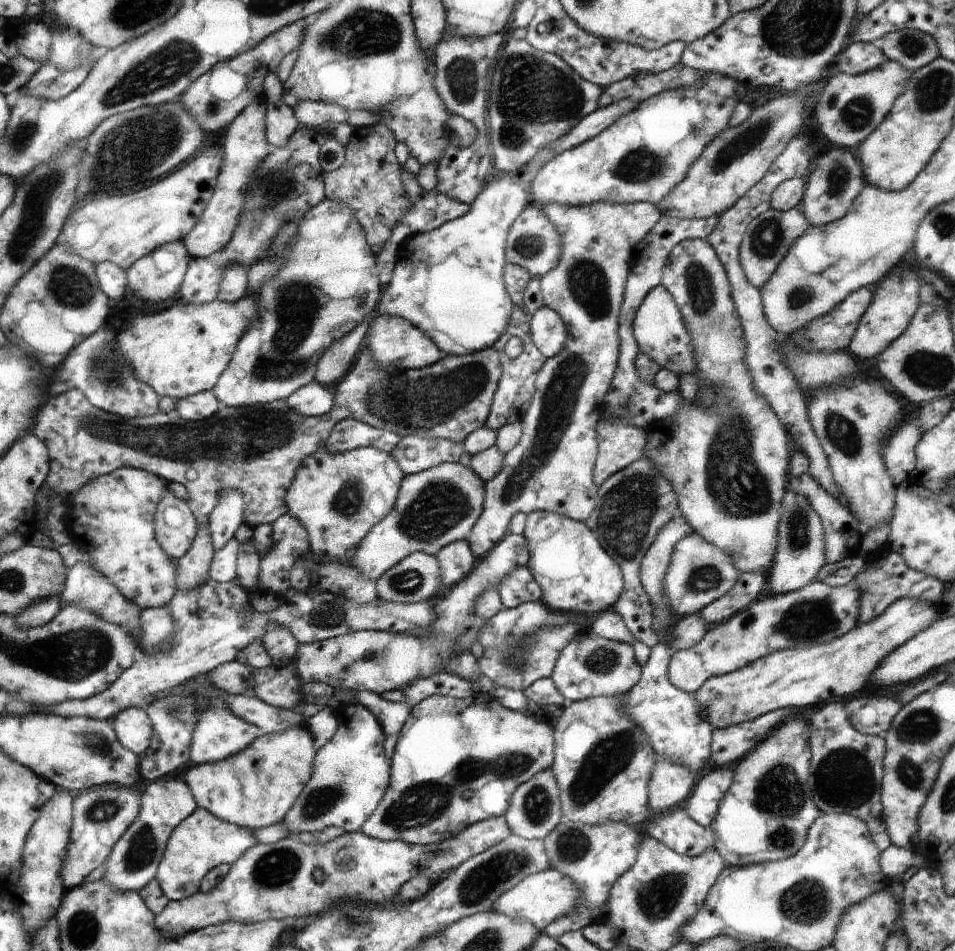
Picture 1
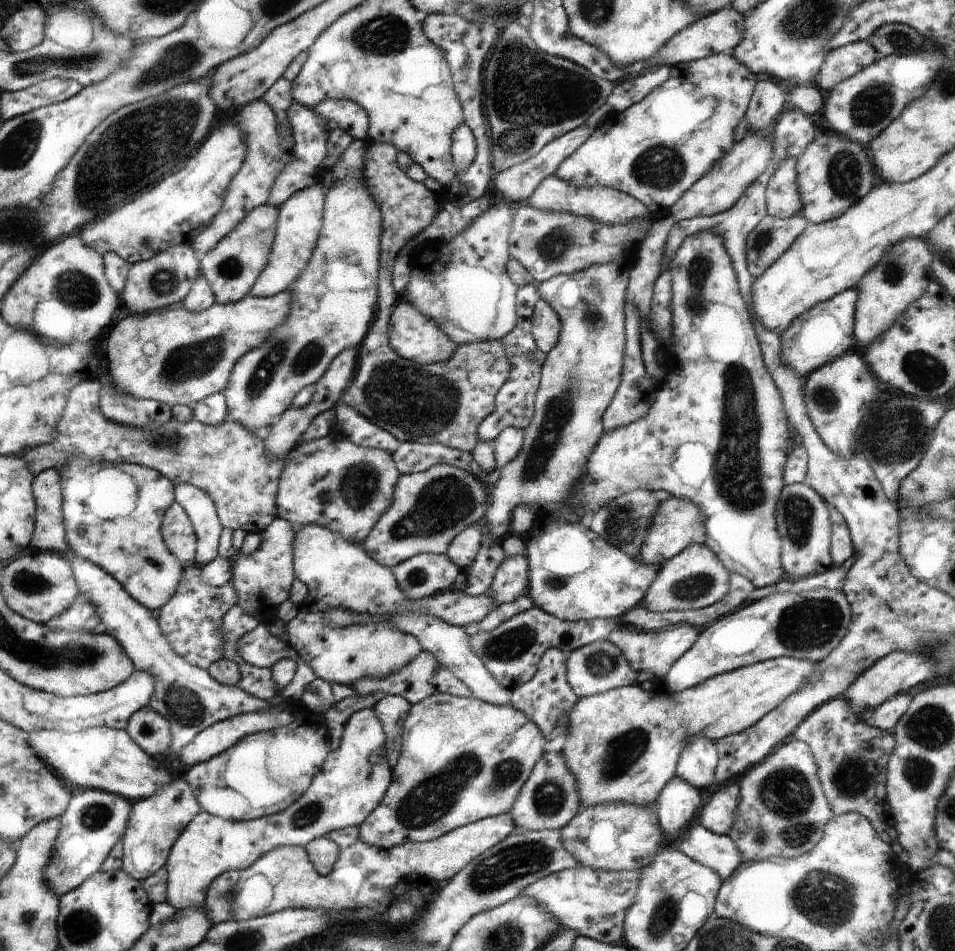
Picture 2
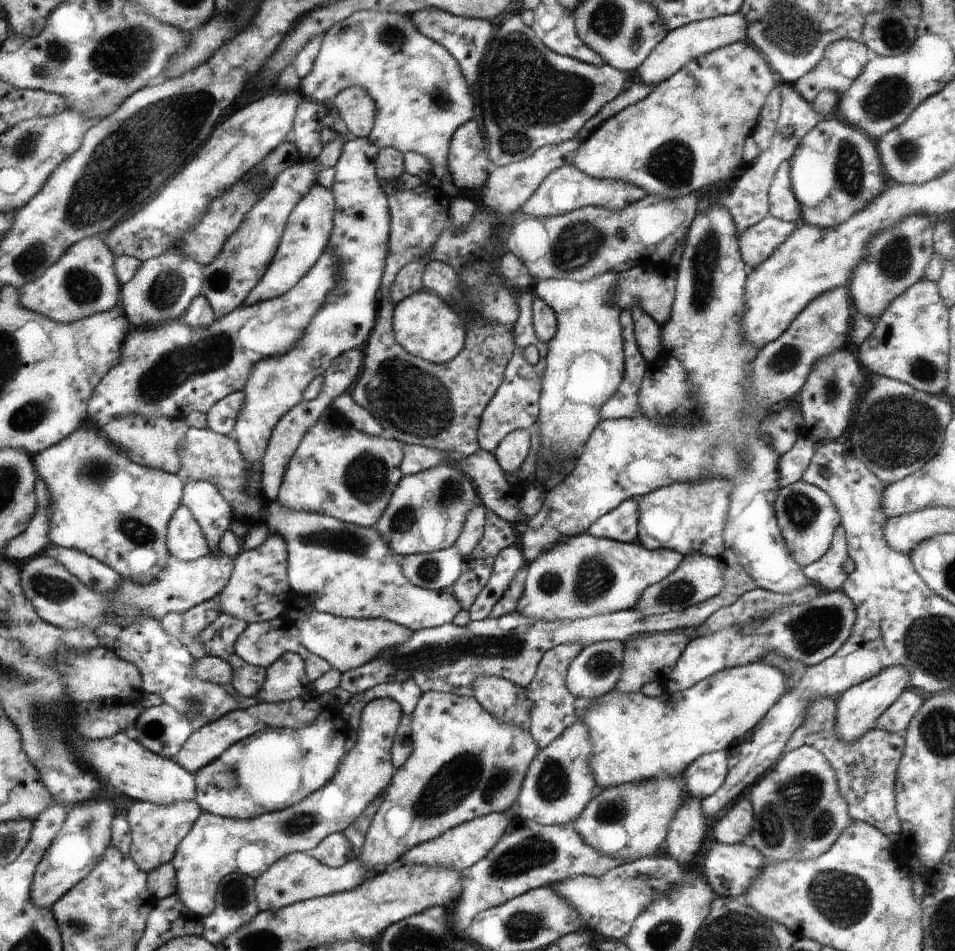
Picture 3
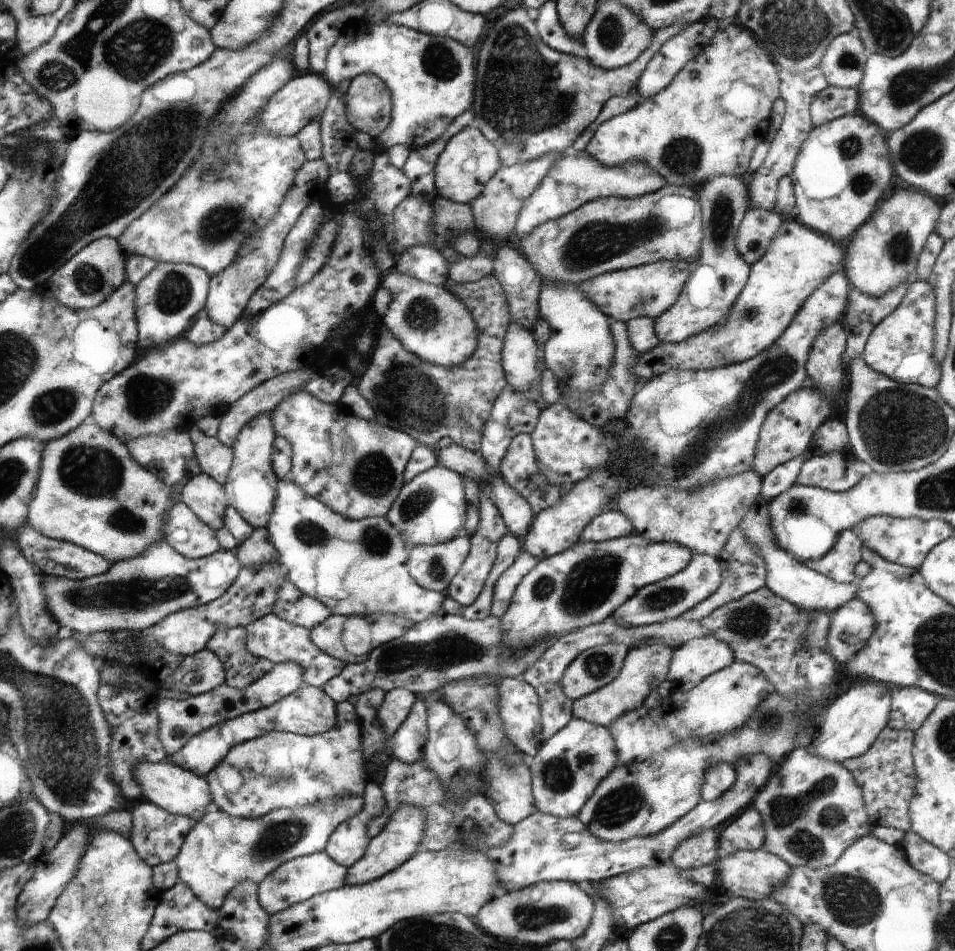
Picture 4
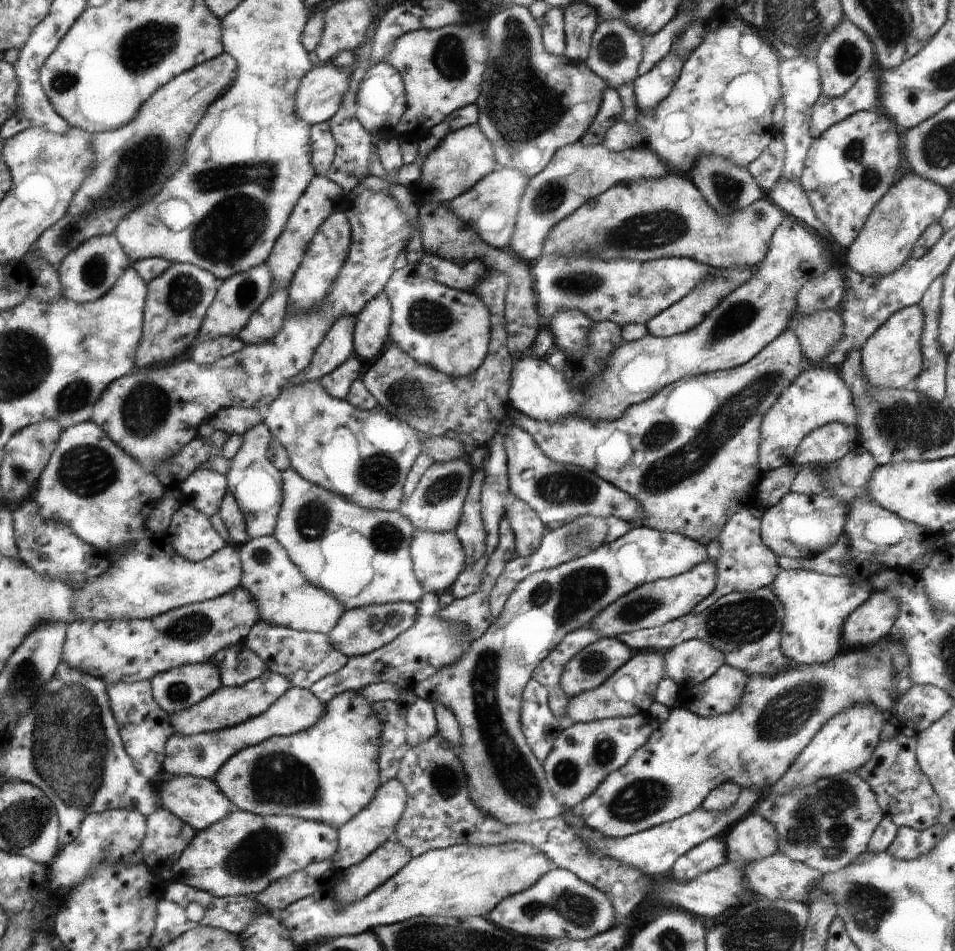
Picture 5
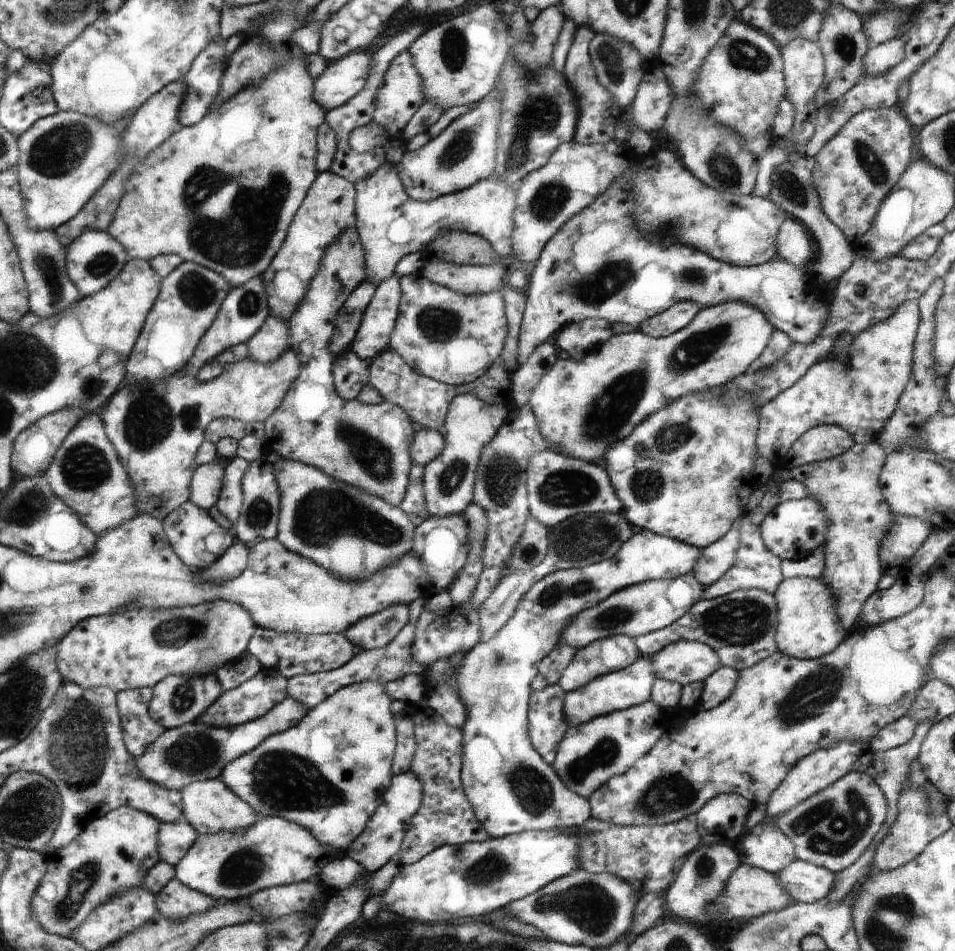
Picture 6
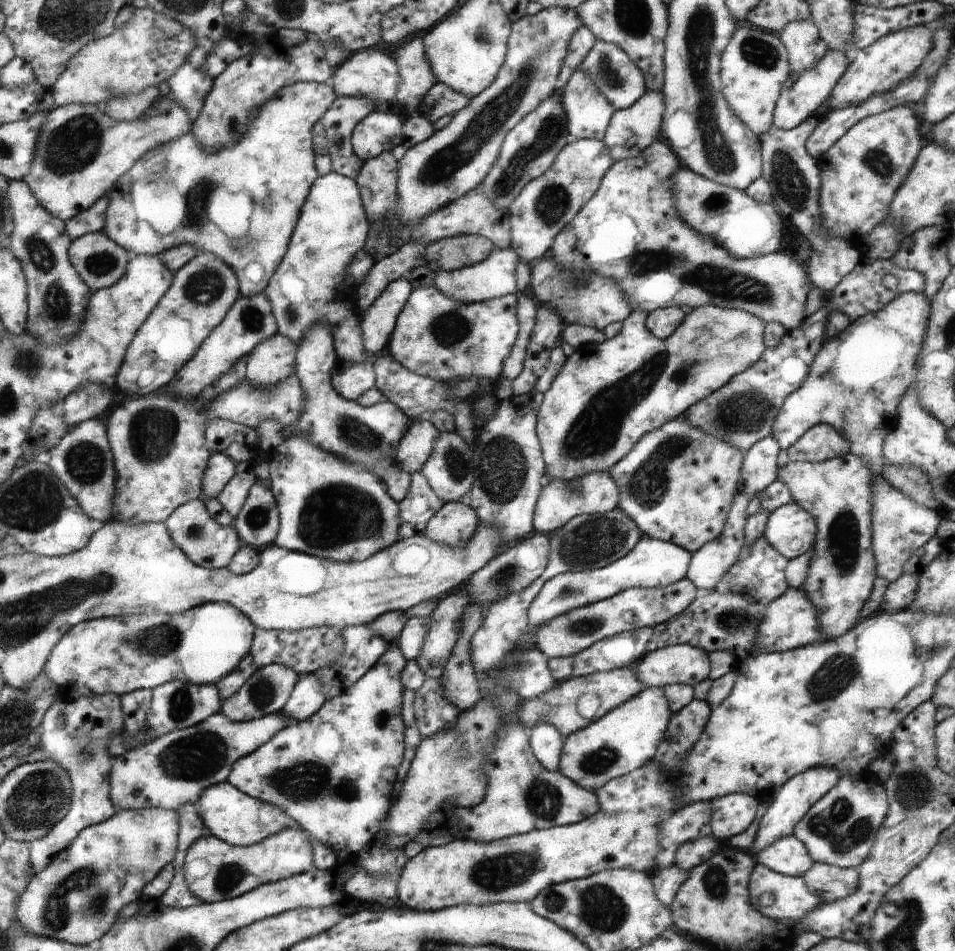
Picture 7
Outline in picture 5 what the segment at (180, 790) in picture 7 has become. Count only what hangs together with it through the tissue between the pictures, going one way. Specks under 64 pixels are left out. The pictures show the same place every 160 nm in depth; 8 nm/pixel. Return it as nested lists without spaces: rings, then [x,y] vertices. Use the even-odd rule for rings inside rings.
[[[292,687],[277,699],[265,713],[258,717],[251,718],[241,725],[228,727],[216,732],[200,733],[197,735],[183,735],[173,733],[165,744],[165,757],[162,763],[162,770],[169,776],[192,775],[204,779],[212,779],[221,770],[221,766],[232,756],[242,750],[269,738],[288,736],[294,733],[301,733],[316,725],[325,714],[325,703],[321,701],[310,689]]]

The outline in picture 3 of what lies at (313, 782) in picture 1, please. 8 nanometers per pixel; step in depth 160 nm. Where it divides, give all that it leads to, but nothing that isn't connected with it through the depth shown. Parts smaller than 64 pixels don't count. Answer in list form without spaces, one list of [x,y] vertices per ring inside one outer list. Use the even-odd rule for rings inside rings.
[[[393,698],[370,701],[361,712],[357,740],[343,756],[334,778],[304,801],[286,810],[261,814],[245,821],[201,813],[194,834],[182,842],[178,858],[174,858],[179,899],[200,918],[215,909],[216,894],[230,873],[242,873],[257,879],[282,857],[290,853],[308,852],[320,845],[329,834],[346,830],[370,802],[384,792],[397,769],[393,765],[392,746],[404,712]]]

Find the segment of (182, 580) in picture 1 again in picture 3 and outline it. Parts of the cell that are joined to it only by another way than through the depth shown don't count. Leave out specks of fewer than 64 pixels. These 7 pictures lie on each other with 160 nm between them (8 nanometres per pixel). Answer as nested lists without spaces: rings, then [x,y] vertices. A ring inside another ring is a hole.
[[[198,479],[185,484],[184,504],[192,511],[193,517],[197,519],[203,533],[206,534],[207,541],[210,542],[211,552],[218,552],[221,538],[229,531],[229,526],[234,521],[230,502],[226,500],[218,487],[214,486],[214,483]]]

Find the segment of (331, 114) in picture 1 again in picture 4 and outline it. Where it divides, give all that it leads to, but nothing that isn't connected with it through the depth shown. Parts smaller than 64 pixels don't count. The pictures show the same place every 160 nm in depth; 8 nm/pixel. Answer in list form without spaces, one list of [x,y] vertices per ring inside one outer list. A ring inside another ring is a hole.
[[[372,74],[352,79],[346,94],[346,118],[352,126],[374,139],[389,126],[393,111],[392,98],[386,84]]]

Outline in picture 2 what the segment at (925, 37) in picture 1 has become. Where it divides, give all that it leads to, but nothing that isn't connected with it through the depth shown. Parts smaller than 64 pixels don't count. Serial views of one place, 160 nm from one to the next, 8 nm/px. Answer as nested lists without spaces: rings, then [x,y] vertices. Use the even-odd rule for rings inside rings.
[[[888,23],[876,30],[868,41],[880,56],[885,57],[916,52],[920,50],[924,38],[912,27],[900,23]]]

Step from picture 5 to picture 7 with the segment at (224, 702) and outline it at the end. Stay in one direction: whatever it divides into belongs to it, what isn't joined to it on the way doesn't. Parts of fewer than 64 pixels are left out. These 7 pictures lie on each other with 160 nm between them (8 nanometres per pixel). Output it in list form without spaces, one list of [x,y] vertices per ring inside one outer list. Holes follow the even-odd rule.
[[[276,663],[257,668],[236,694],[222,702],[220,713],[233,721],[244,722],[282,712],[300,680],[301,675],[288,665]]]

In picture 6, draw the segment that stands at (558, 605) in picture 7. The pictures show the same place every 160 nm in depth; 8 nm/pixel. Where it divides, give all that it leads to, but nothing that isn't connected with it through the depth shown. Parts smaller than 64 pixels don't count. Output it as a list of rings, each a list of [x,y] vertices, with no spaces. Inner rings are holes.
[[[635,530],[633,536],[621,546],[621,550],[618,554],[616,554],[616,557],[582,568],[574,567],[573,569],[557,570],[556,572],[550,573],[548,576],[541,578],[536,585],[532,586],[532,588],[528,590],[522,602],[520,602],[517,612],[513,614],[513,617],[510,618],[505,626],[498,632],[497,636],[491,638],[489,641],[480,640],[476,646],[473,646],[473,648],[469,650],[468,654],[465,656],[465,661],[458,669],[452,669],[449,660],[446,659],[438,659],[436,662],[431,664],[429,668],[431,672],[430,678],[426,680],[434,682],[436,679],[442,679],[443,681],[447,681],[450,677],[452,677],[459,682],[459,691],[461,692],[461,697],[467,706],[467,721],[462,726],[464,733],[464,746],[461,781],[465,795],[468,797],[468,800],[472,805],[474,817],[478,819],[478,822],[488,833],[490,839],[505,837],[506,835],[513,835],[521,833],[522,831],[577,829],[580,825],[584,825],[585,822],[593,816],[589,799],[579,795],[576,791],[570,790],[565,783],[562,782],[562,779],[559,777],[555,768],[547,763],[545,759],[541,757],[541,753],[533,746],[532,738],[529,734],[529,701],[532,700],[533,678],[536,677],[539,672],[541,661],[558,647],[561,640],[561,634],[564,633],[565,628],[570,624],[570,621],[576,618],[578,613],[582,613],[591,606],[597,605],[599,602],[606,600],[619,590],[628,589],[629,586],[656,579],[672,580],[678,577],[684,577],[685,574],[692,572],[692,568],[694,568],[694,565],[698,562],[700,555],[701,549],[690,546],[684,541],[663,537],[662,535],[654,534],[649,530]]]

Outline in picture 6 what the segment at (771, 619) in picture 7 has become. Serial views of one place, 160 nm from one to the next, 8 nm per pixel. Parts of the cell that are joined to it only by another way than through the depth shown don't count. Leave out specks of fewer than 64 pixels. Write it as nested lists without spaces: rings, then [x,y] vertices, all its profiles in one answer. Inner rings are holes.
[[[792,577],[782,579],[776,592],[777,650],[801,659],[815,659],[834,652],[849,632],[837,615],[837,599],[831,588],[820,579]]]

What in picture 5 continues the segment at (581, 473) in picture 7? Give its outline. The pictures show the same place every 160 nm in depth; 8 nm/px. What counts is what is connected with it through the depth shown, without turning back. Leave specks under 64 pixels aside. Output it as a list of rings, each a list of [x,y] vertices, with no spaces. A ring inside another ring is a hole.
[[[786,217],[773,234],[766,262],[761,262],[744,284],[724,297],[714,310],[707,314],[704,321],[682,334],[671,337],[655,337],[648,334],[641,339],[616,345],[606,359],[603,369],[585,387],[572,386],[564,370],[554,369],[546,358],[539,359],[530,350],[525,351],[520,359],[513,361],[512,388],[509,390],[512,409],[530,418],[549,423],[557,423],[570,417],[586,419],[591,423],[617,421],[625,416],[631,406],[648,401],[673,382],[745,365],[772,340],[790,328],[790,322],[796,314],[797,294],[802,285],[808,280],[812,281],[814,276],[820,277],[826,268],[832,266],[832,250],[822,244],[823,240],[820,240],[820,237],[816,232],[812,232],[812,228],[800,224],[797,218]]]

